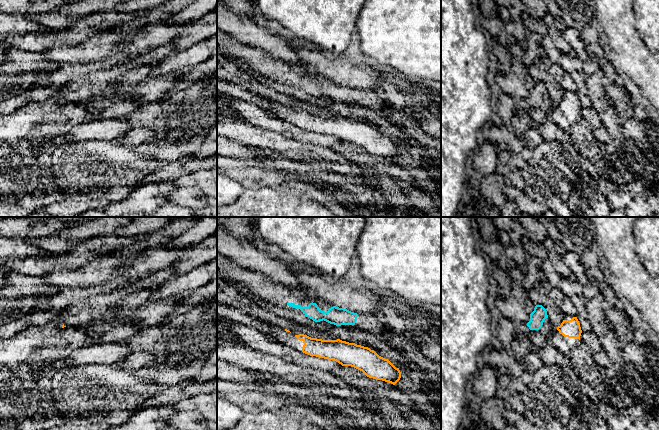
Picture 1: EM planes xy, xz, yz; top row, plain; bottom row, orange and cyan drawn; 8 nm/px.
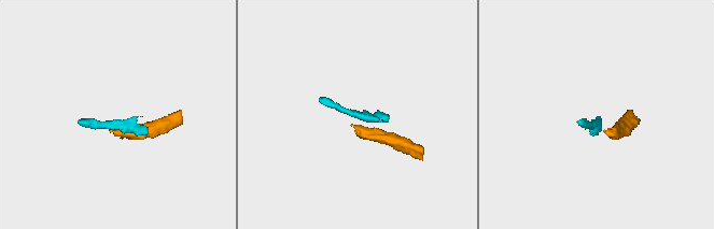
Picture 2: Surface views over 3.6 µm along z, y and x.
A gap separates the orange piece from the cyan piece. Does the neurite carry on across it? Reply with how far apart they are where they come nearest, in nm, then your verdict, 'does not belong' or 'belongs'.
110 nm apart; does not belong

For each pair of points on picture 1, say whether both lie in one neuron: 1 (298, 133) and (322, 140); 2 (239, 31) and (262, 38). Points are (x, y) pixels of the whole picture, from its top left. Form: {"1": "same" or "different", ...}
{"1": "same", "2": "same"}

